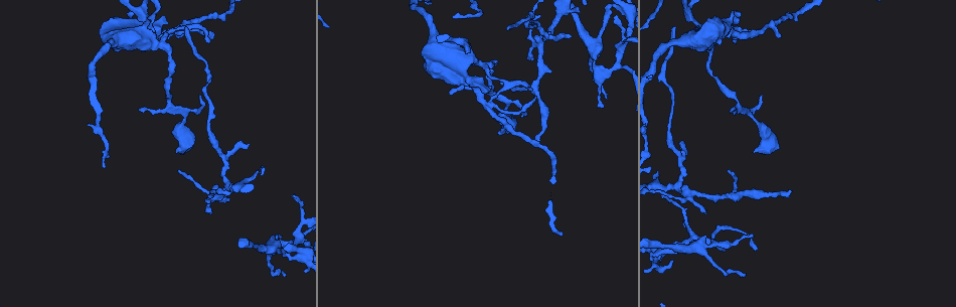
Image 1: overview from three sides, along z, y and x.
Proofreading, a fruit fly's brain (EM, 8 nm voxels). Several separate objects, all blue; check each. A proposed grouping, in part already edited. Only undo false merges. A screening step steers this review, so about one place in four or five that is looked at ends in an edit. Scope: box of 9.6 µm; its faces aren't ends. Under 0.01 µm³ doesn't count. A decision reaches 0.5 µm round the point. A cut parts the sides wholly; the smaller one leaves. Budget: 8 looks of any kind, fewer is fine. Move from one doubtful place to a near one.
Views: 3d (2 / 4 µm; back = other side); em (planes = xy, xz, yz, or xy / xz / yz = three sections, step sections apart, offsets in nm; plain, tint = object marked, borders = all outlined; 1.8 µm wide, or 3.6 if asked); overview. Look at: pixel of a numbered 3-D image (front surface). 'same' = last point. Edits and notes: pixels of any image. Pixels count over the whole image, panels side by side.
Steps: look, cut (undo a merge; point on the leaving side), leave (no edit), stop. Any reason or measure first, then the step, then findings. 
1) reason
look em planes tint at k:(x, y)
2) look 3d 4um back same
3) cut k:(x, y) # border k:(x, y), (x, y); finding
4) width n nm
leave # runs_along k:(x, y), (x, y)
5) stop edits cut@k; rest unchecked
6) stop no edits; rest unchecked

three-way junction
look 3d 2um back at 1:(228, 186)

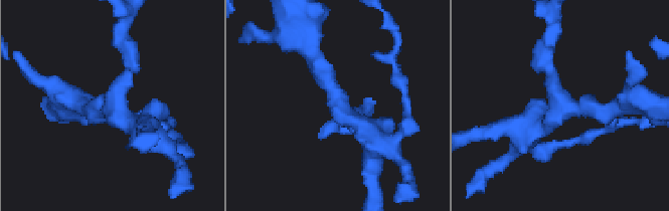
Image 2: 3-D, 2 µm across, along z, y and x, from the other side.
arms 3; arm_widths 170, 200, 260 nm; shape alone is not enough
look em planes borders at 2:(335, 103)

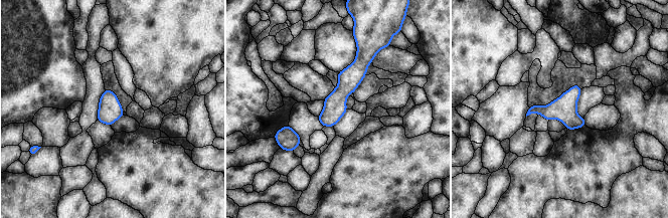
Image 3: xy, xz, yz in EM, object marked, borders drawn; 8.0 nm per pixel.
leave # runs_along 3:(359, 51), (359, 67), (326, 124); one neuron here

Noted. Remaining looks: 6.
closes a loop
look em xy step 8 tint at 1:(606, 74)

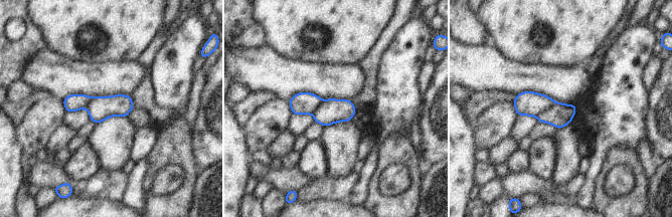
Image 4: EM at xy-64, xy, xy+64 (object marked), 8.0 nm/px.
cut 4:(530, 103) # border 4:(554, 101), (536, 117); a second neuron is stuck on

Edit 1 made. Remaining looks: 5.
see it whole again
look overview

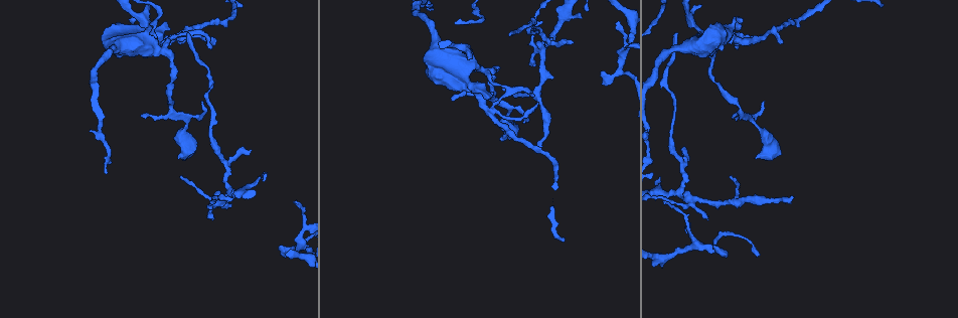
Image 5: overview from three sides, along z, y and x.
look em xy step 8 tint at 5:(487, 110)

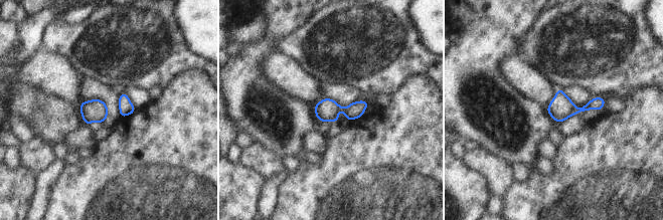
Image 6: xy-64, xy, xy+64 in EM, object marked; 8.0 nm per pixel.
another direction
look em planes tint same

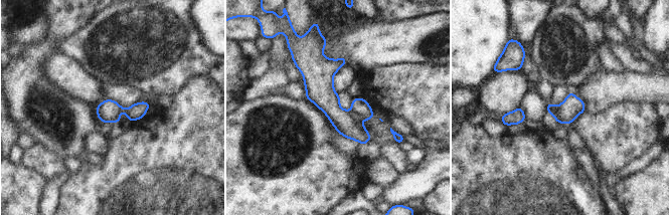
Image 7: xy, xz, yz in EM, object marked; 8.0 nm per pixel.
width 170 nm
cut 7:(360, 108) # two neurons meet here

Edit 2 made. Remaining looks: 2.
stop edits cut@4, cut@7; rest unchecked

